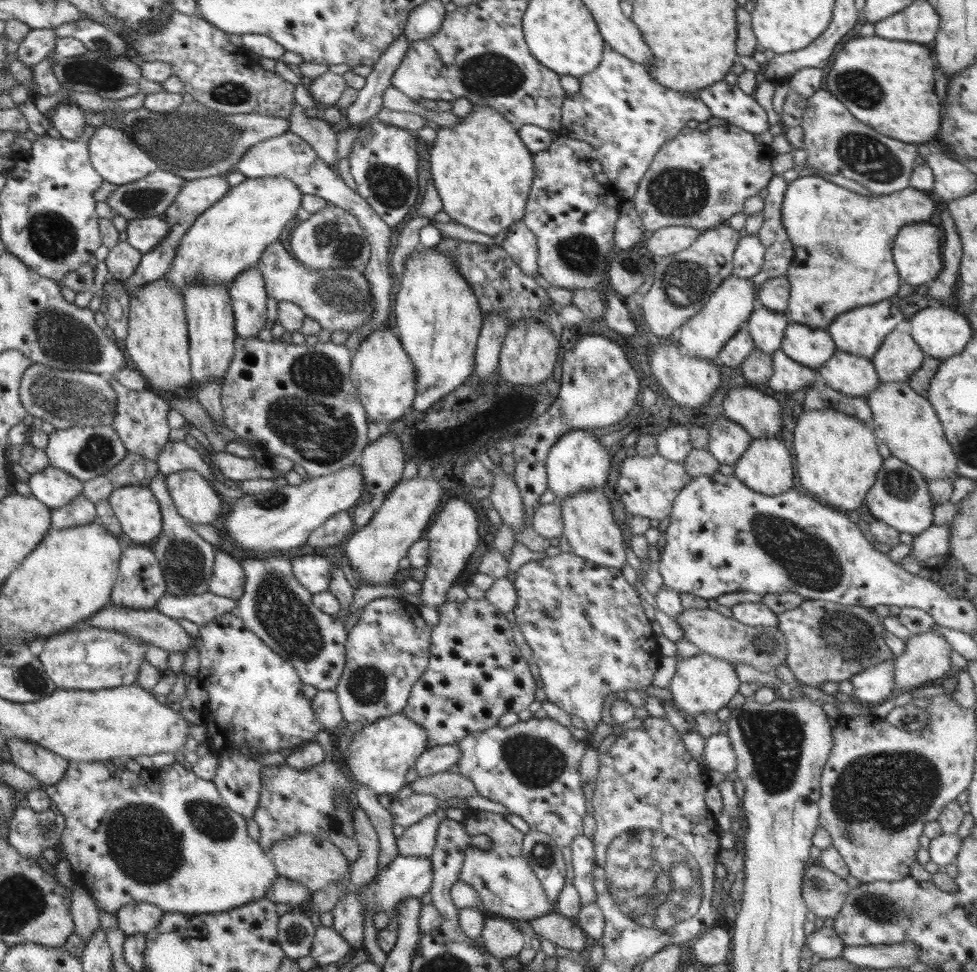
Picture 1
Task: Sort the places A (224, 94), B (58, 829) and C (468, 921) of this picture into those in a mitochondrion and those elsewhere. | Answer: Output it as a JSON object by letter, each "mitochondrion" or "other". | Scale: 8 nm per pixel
{"A":"mitochondrion","B":"other","C":"other"}

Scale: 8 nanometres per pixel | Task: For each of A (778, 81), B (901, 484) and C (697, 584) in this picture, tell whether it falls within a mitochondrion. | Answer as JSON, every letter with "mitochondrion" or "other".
{"A":"other","B":"mitochondrion","C":"other"}

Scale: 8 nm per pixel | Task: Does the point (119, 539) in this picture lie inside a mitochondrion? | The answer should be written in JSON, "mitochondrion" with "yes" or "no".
{"mitochondrion":"no"}

